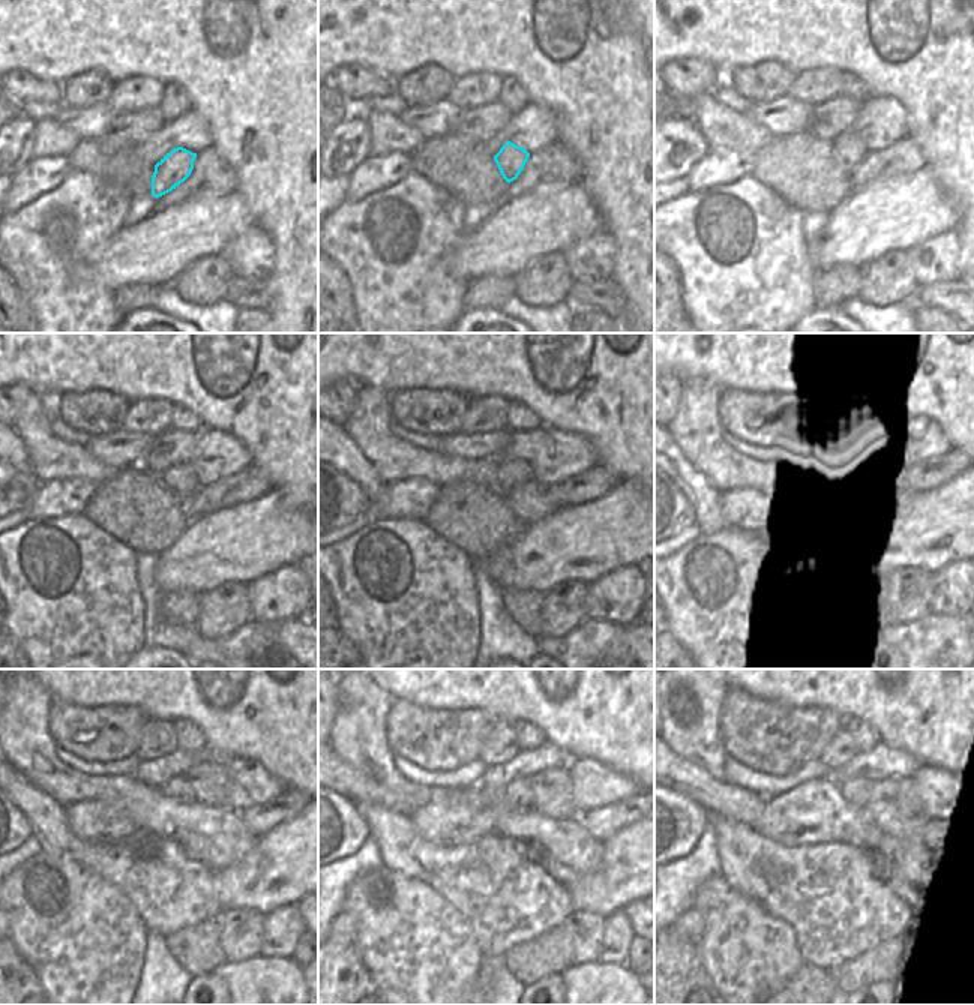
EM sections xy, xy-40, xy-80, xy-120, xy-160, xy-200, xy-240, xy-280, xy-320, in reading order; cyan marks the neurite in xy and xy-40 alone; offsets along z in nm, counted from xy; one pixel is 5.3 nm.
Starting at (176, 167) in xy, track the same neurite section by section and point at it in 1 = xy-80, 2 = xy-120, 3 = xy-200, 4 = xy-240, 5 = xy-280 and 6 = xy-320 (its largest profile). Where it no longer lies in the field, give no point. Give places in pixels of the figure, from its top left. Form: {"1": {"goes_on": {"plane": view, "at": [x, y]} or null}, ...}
{"1": {"goes_on": {"plane": "xy-80", "at": [848, 150]}}, "2": {"goes_on": {"plane": "xy-120", "at": [180, 479]}}, "3": {"goes_on": {"plane": "xy-200", "at": [850, 462]}}, "4": {"goes_on": {"plane": "xy-240", "at": [177, 789]}}, "5": {"goes_on": {"plane": "xy-280", "at": [517, 792]}}, "6": {"goes_on": {"plane": "xy-320", "at": [856, 791]}}}

